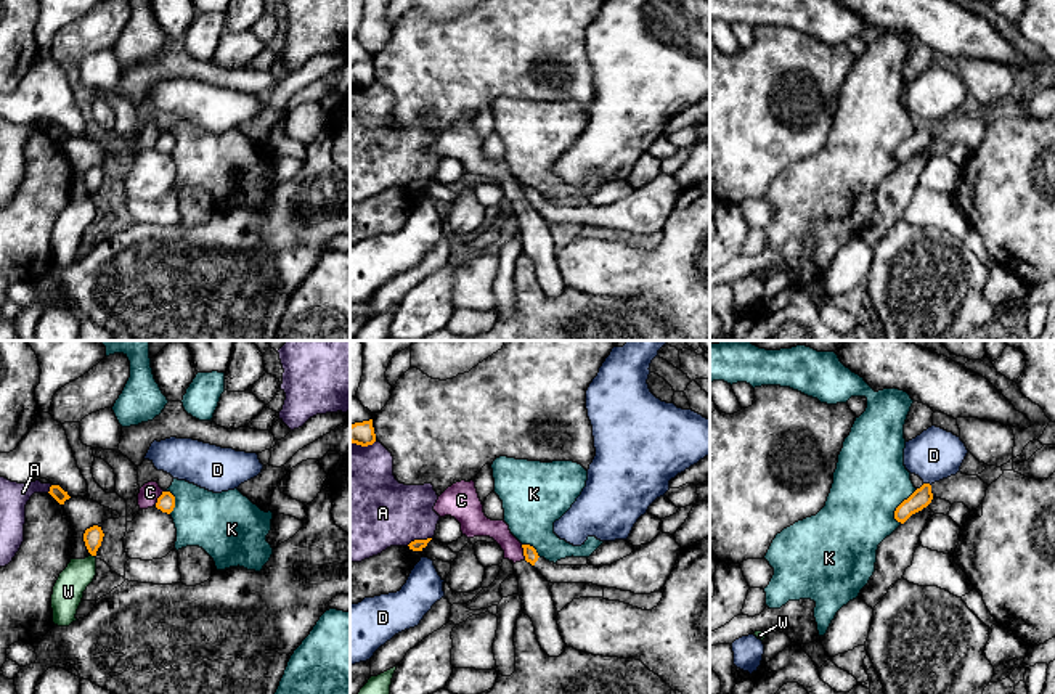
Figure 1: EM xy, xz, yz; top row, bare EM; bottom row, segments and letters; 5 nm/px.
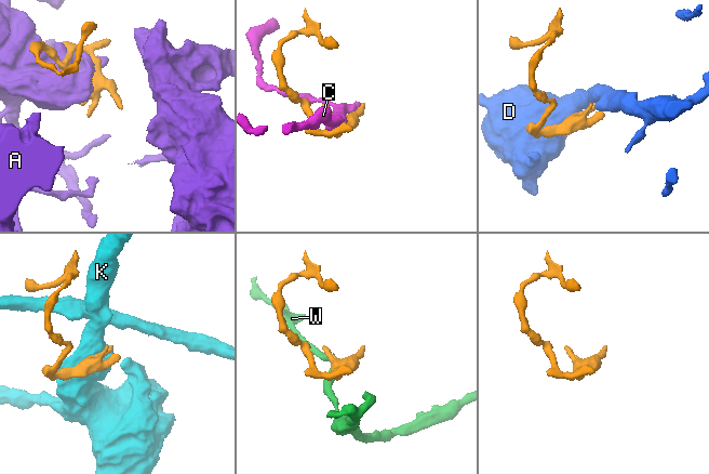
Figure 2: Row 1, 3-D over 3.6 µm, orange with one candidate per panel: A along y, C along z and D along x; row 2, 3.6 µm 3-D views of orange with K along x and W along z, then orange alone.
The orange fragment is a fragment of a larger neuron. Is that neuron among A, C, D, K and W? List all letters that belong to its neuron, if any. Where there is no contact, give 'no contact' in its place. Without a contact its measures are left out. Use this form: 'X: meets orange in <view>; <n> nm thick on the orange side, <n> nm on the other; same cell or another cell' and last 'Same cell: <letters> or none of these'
A: meets orange in xz; 60 nm thick on the orange side, 360 nm on the other; another cell
C: meets orange in xy; 90 nm thick on the orange side, 100 nm on the other; another cell
D: meets orange in yz; 100 nm thick on the orange side, 260 nm on the other; another cell
K: meets orange in yz; 100 nm thick on the orange side, 380 nm on the other; another cell
W: meets orange in xy; 90 nm thick on the orange side, 160 nm on the other; another cell
Same cell: none of these

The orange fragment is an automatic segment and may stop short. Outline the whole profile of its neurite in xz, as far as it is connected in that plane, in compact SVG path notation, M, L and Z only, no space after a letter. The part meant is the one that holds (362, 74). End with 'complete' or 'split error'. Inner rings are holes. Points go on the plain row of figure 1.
M373 59L352 64L350 66L350 82L361 85L361 87L373 85L376 82Z | complete

